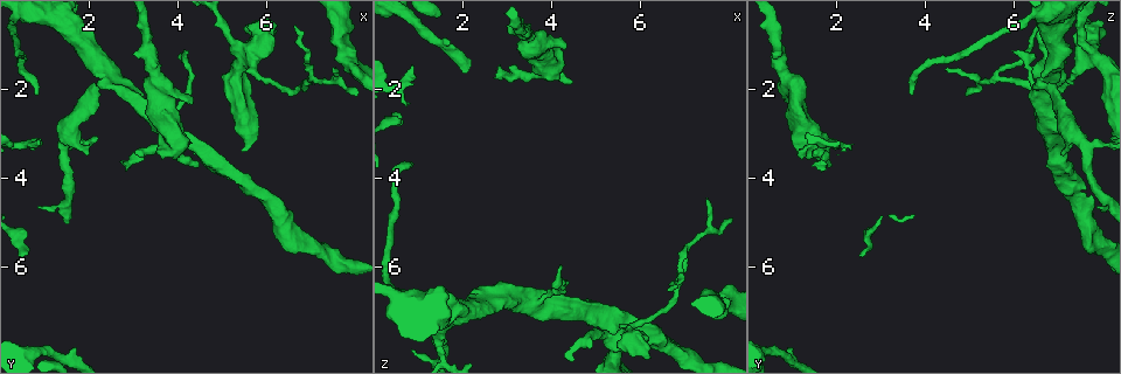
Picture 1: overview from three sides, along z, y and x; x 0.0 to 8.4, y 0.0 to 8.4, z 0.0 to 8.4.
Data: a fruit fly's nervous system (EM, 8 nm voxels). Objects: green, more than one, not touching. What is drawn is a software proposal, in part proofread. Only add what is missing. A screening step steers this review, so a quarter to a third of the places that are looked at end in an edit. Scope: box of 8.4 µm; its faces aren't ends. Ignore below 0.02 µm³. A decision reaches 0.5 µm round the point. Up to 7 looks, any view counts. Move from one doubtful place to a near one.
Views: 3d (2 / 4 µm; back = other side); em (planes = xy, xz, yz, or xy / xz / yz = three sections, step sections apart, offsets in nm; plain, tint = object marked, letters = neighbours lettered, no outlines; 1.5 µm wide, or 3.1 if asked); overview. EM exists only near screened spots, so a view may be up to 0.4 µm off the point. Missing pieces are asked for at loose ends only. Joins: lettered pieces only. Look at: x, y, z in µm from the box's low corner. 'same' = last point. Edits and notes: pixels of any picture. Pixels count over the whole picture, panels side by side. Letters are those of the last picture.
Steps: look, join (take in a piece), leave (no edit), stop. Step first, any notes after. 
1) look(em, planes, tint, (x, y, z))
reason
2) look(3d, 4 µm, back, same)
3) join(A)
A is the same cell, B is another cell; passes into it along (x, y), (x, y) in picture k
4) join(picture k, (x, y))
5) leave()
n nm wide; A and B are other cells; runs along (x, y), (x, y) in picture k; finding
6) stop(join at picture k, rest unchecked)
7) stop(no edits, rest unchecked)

look(em, planes, plain, (0.95, 4.60, 7.95))
branch stops here

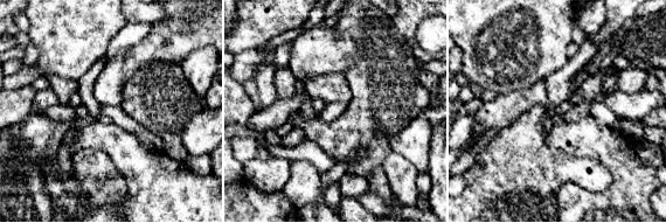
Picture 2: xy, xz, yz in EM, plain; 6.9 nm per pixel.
look(em, planes, letters, same)
see the neighbours

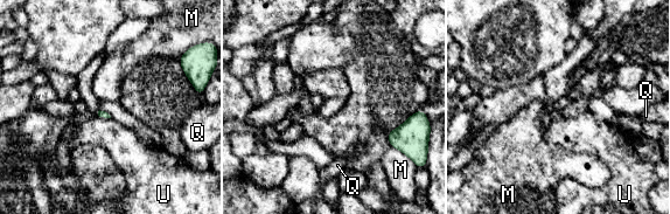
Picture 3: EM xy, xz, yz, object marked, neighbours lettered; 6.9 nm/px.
leave()
M touches over 90 nm; M, Q and U are other cells; no lettered piece goes on from it

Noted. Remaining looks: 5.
look(em, xz, step 8, letters, (0.80, 2.15, 3.70))
thin end

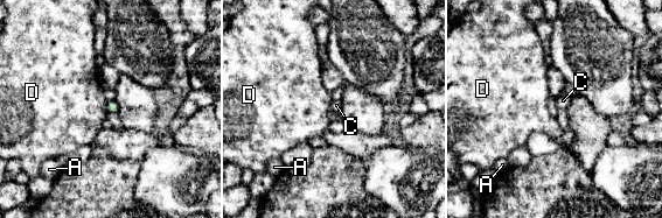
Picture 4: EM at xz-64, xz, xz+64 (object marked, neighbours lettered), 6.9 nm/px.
look(em, planes, letters, same)
cut it another way

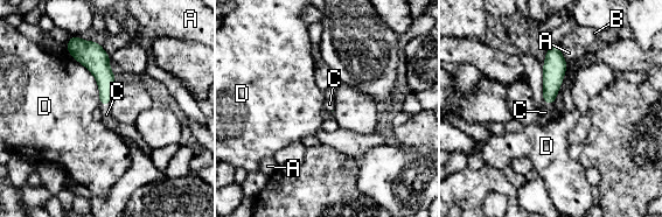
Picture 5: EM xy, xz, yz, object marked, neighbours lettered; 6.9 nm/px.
join(C)
C is the same cell, A, B and D are other cells; passes into it along (100, 69), (105, 104), (106, 114) in picture 5; the cell continues

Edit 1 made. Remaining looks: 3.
look(em, yz, step 4, tint, (4.25, 2.35, 1.05))
stops while still wide

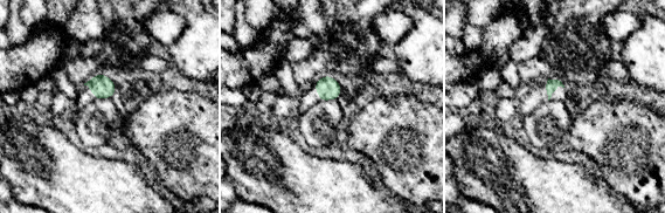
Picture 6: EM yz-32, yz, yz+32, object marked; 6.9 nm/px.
look(em, planes, letters, same)

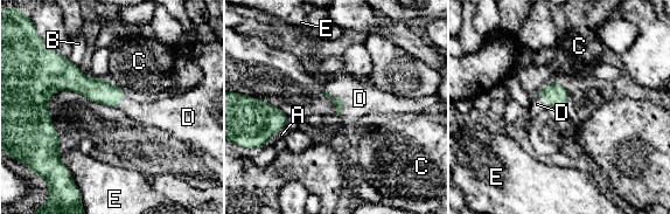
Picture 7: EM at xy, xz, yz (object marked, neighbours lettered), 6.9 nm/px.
join(D)
D is the same cell, A, B, C and E are other cells; passes into it along (339, 103), (341, 101), (360, 98) in picture 7; the cell continues

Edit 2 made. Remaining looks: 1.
stop(join at picture 5, join at picture 7, rest unchecked)

